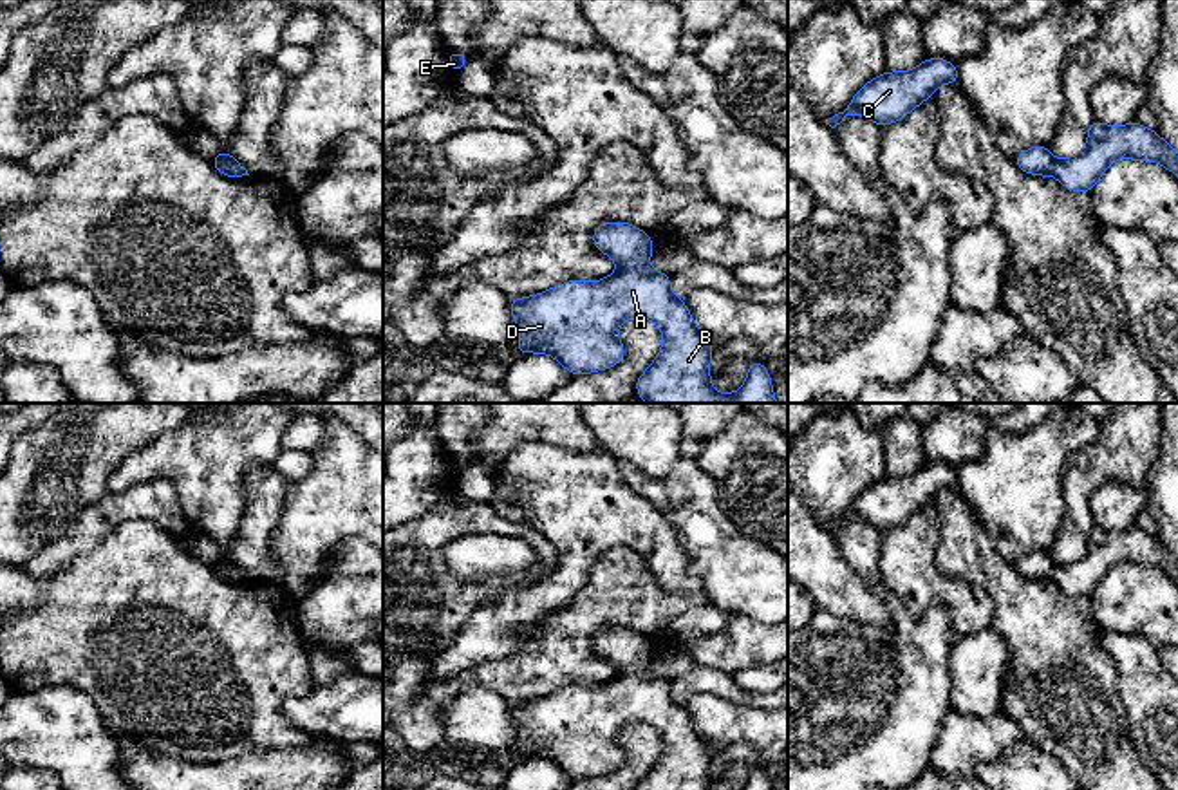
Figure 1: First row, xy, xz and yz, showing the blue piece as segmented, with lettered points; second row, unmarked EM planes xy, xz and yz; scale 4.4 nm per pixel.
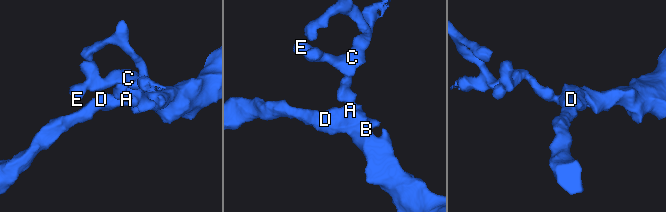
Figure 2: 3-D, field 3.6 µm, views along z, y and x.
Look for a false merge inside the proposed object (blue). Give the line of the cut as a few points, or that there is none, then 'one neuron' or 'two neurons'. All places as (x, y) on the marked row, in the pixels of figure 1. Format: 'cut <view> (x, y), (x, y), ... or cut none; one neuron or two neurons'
cut xz (645, 263), (620, 270); two neurons

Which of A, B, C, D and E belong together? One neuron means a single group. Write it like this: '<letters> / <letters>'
A B D / C E

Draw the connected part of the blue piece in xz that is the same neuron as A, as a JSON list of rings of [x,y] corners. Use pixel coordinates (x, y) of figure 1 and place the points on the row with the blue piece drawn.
[[[645,264],[593,284],[569,280],[540,295],[508,298],[520,331],[517,351],[547,353],[571,376],[618,365],[625,356],[618,325],[627,318],[649,318],[659,325],[663,347],[636,380],[640,398],[649,403],[777,403],[761,362],[748,362],[748,378],[737,392],[719,394],[710,387],[708,363],[715,347],[670,291],[670,273]]]

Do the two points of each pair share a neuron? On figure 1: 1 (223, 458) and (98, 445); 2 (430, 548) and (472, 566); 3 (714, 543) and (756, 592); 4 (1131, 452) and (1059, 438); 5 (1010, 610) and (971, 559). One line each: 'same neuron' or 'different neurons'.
1: different neurons
2: different neurons
3: same neuron
4: different neurons
5: same neuron

